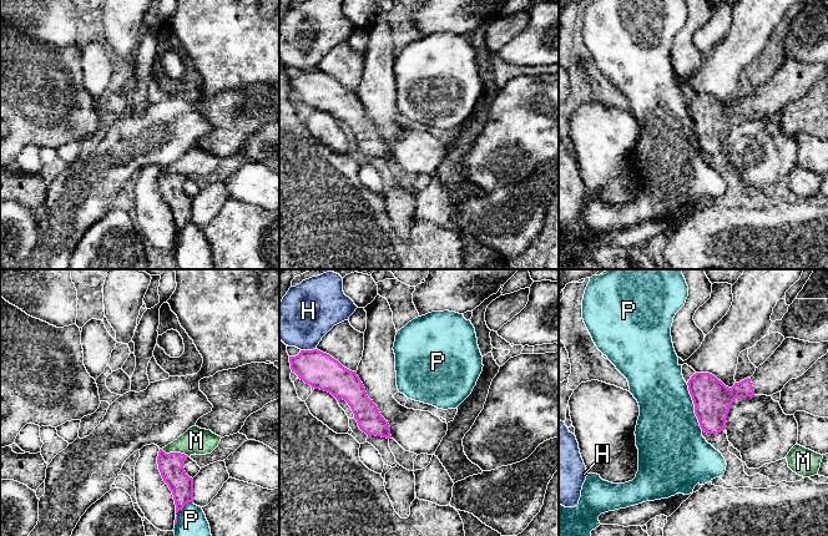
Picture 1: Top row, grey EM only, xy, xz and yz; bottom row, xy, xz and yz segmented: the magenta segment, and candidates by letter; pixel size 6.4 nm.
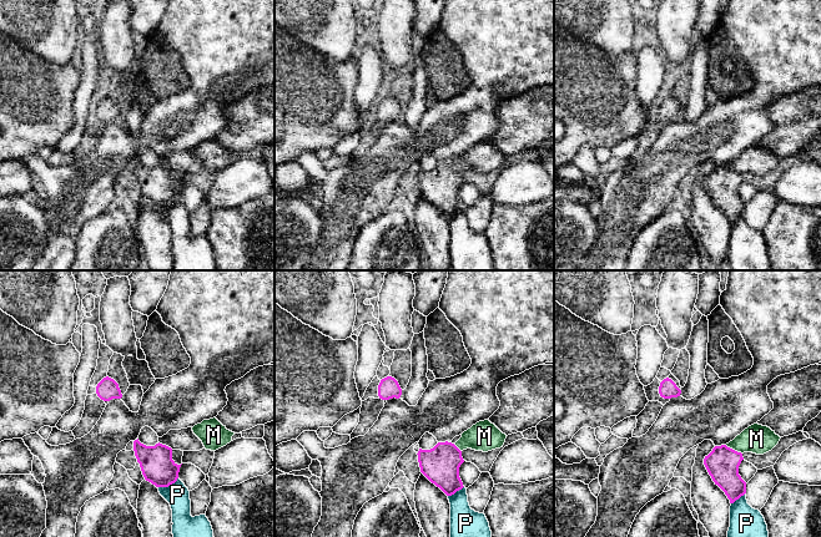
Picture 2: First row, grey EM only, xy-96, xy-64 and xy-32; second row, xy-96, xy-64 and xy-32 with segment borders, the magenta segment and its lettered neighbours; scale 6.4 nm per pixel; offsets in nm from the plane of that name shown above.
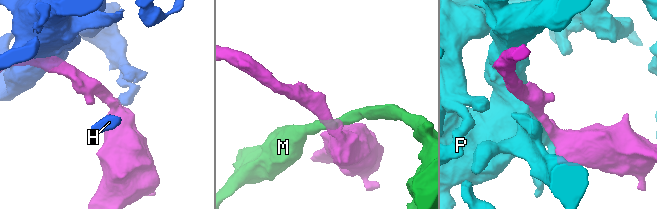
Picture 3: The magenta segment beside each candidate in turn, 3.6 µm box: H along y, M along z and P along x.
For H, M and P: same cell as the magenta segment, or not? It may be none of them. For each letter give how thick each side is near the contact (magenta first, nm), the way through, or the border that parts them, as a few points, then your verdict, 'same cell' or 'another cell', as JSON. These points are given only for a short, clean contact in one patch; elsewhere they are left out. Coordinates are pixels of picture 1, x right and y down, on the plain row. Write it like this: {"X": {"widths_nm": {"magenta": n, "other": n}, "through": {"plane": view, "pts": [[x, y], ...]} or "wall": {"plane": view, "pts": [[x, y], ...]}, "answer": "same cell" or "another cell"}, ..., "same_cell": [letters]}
{"H": {"widths_nm": {"magenta": 240, "other": 360}, "answer": "another cell"}, "M": {"widths_nm": {"magenta": 160, "other": 170}, "answer": "another cell"}, "P": {"widths_nm": {"magenta": 240, "other": 420}, "answer": "another cell"}, "same_cell": []}

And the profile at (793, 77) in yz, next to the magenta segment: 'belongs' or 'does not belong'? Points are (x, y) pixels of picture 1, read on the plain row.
belongs

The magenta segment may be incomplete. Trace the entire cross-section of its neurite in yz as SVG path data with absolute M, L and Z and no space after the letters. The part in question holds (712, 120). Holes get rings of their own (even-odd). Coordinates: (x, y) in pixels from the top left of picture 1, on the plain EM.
M786 59L754 95L732 108L710 93L696 93L688 101L695 135L702 152L718 155L724 151L731 125L738 118L782 112L784 106L802 97L818 80L828 74L828 62L809 64Z

